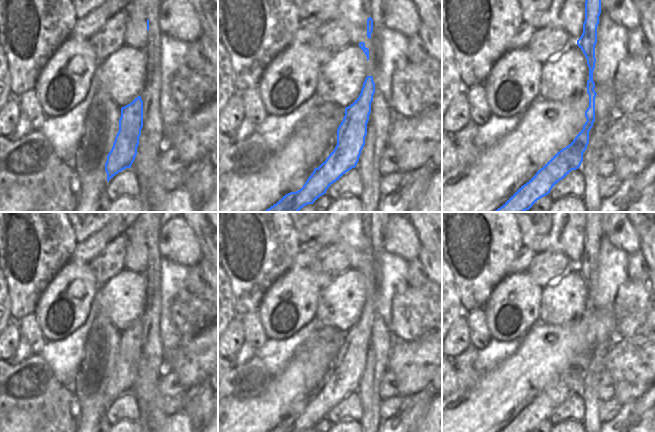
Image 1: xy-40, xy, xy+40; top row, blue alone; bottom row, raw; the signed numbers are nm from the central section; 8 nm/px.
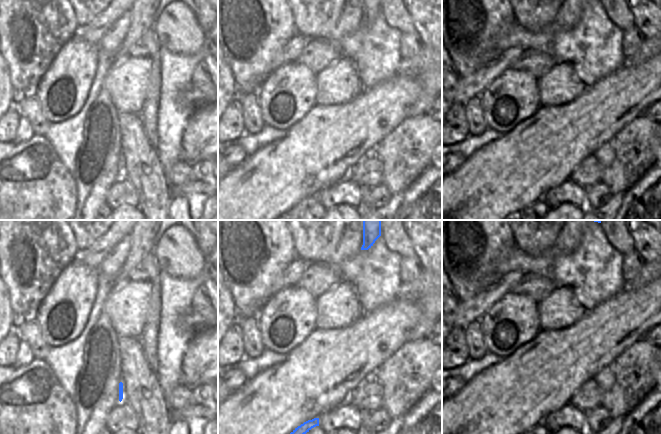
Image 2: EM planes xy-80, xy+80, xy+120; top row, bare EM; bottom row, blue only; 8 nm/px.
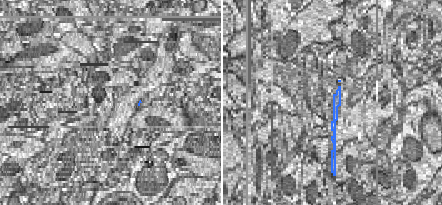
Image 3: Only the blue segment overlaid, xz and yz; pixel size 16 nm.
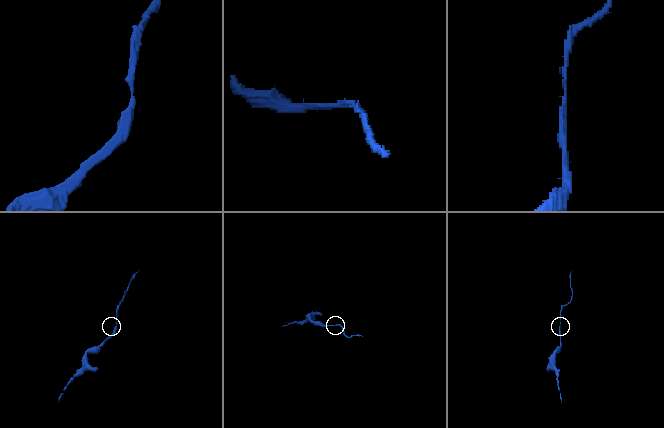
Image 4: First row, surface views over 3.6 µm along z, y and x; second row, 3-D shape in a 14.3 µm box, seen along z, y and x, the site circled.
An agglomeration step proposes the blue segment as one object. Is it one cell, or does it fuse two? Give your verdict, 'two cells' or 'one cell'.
one cell

